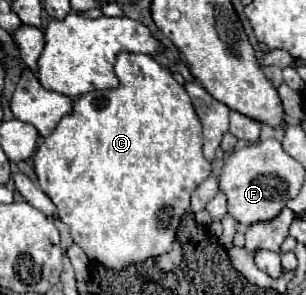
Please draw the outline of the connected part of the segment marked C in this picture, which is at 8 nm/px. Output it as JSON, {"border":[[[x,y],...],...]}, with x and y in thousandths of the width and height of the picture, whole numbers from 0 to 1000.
{"border":[[[399,176],[373,217],[373,244],[392,271],[392,292],[379,305],[307,305],[288,312],[261,332],[242,339],[242,373],[235,386],[209,393],[176,447],[144,468],[144,481],[124,495],[111,522],[111,569],[118,569],[118,603],[131,637],[150,651],[150,664],[183,692],[190,732],[209,759],[229,773],[229,800],[242,820],[275,847],[294,888],[320,888],[346,908],[399,915],[425,895],[464,895],[484,875],[516,875],[523,861],[542,861],[562,847],[562,820],[575,814],[575,780],[588,773],[588,746],[601,719],[621,705],[621,664],[647,637],[654,617],[667,617],[686,597],[686,549],[660,522],[660,434],[654,407],[634,380],[634,359],[621,346],[621,325],[595,285],[582,285],[562,251],[529,231],[497,190],[484,183],[425,183]]]}

